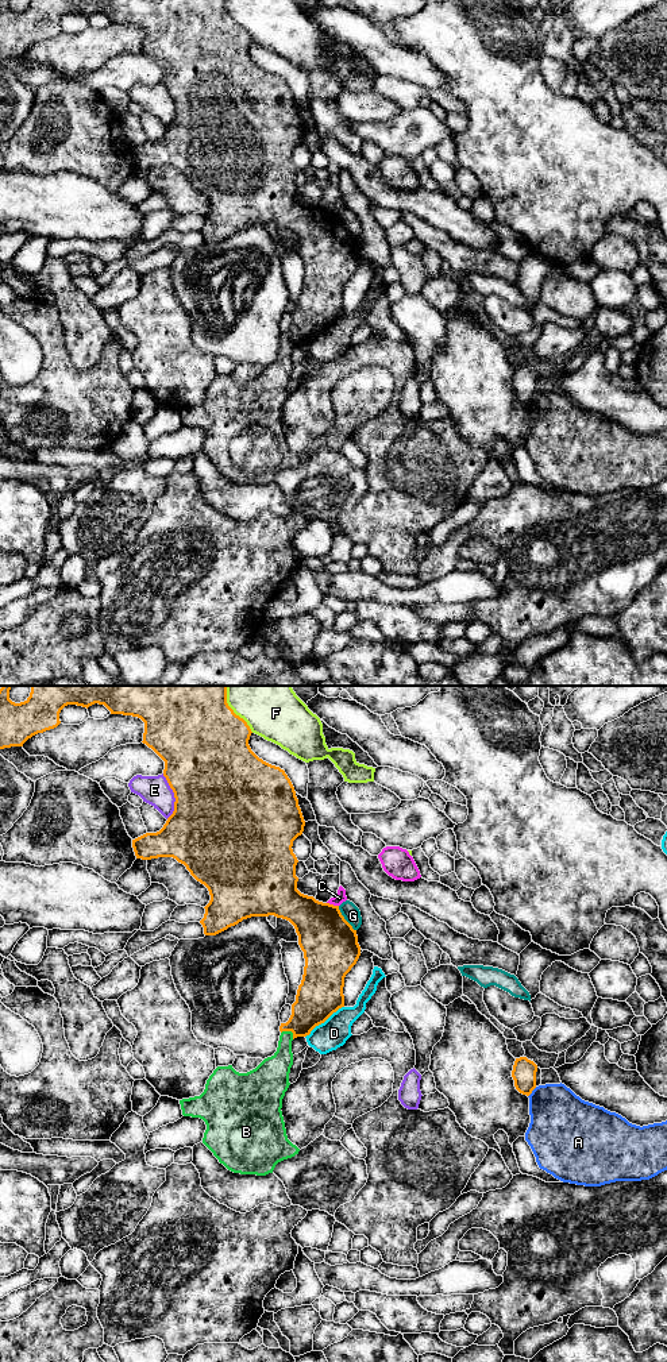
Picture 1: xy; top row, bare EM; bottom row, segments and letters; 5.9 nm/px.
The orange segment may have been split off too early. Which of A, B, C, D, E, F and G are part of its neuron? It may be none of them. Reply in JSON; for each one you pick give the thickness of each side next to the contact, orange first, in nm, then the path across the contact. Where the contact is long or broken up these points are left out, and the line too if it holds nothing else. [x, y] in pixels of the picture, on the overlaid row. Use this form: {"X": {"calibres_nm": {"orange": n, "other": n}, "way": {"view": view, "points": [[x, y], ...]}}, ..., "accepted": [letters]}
{"B": {"calibres_nm": {"orange": 240, "other": 170}, "way": {"view": "xy", "points": [[317, 999], [289, 1030], [284, 1057], [274, 1069]]}}, "accepted": ["B"]}

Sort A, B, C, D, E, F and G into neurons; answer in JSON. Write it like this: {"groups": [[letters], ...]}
{"groups": [["A"], ["B"], ["C"], ["D"], ["E"], ["F"], ["G"]]}

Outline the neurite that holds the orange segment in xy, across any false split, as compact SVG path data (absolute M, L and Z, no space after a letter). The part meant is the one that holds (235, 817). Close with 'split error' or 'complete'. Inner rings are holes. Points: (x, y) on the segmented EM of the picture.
M11 686L0 688L0 749L23 746L38 733L57 728L61 710L68 705L89 707L104 705L111 714L138 717L144 722L143 744L163 761L163 776L174 792L174 811L157 833L146 833L132 840L136 859L151 860L173 857L184 864L190 875L204 884L211 895L200 923L205 935L216 935L243 919L274 915L289 921L298 935L305 966L292 1015L279 1026L277 1052L247 1073L236 1072L232 1065L217 1066L209 1076L200 1096L180 1100L182 1115L205 1122L203 1143L228 1170L240 1174L266 1176L275 1165L298 1154L300 1149L286 1135L282 1116L282 1099L288 1091L293 1065L292 1041L306 1037L334 1012L344 1007L344 977L361 956L356 930L344 919L339 906L323 903L297 890L298 863L293 841L302 834L305 821L298 806L294 787L279 767L259 759L250 748L251 729L227 703L227 686L30 686L30 697L20 703L9 699Z; split error

